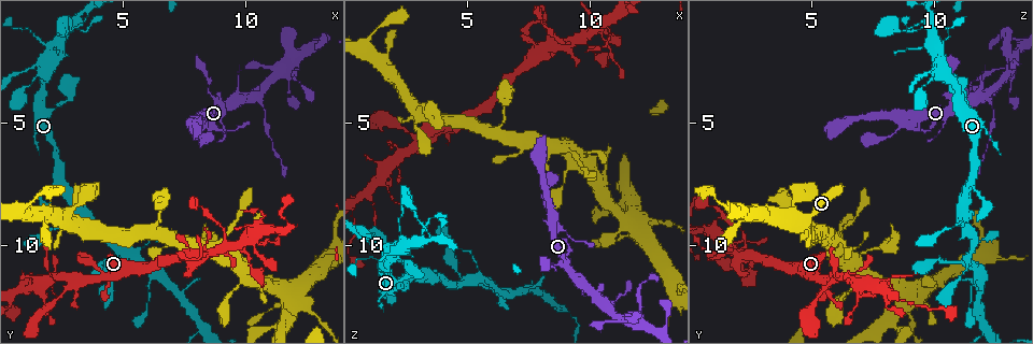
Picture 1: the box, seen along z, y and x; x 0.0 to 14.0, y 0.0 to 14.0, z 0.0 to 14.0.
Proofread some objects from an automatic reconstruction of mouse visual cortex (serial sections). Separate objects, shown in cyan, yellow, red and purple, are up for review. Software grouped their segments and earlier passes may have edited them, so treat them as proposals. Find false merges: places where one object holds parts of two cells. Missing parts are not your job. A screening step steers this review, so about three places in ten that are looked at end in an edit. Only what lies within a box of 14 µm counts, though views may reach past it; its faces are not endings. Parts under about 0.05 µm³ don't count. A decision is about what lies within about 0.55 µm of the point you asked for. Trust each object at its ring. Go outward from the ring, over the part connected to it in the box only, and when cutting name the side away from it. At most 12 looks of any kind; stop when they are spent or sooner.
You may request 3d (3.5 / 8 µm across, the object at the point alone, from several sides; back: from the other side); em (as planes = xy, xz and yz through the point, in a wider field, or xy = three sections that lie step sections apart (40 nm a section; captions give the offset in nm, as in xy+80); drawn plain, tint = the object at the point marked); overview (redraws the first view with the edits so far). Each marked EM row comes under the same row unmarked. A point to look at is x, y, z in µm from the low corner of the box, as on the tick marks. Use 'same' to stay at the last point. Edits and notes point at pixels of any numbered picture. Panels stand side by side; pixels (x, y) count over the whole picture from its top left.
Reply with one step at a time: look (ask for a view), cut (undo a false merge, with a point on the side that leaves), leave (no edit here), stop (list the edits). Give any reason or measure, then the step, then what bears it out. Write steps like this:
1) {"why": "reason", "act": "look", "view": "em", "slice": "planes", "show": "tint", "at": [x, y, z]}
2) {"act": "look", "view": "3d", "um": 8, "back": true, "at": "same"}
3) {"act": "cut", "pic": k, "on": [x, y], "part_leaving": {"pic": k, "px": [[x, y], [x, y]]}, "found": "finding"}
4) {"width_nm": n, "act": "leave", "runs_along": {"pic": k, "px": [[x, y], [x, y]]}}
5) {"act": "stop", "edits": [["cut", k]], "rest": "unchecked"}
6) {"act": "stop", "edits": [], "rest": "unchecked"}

{"why": "two arms in line, one across", "act": "look", "view": "3d", "um": 3.5, "at": [10.4, 3.9, 12.1]}

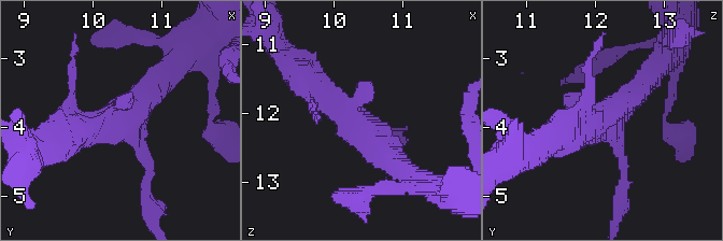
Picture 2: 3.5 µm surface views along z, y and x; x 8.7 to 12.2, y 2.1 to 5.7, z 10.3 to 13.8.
{"act": "look", "view": "em", "slice": "planes", "show": "tint", "at": [10.30, 3.90, 12.15]}

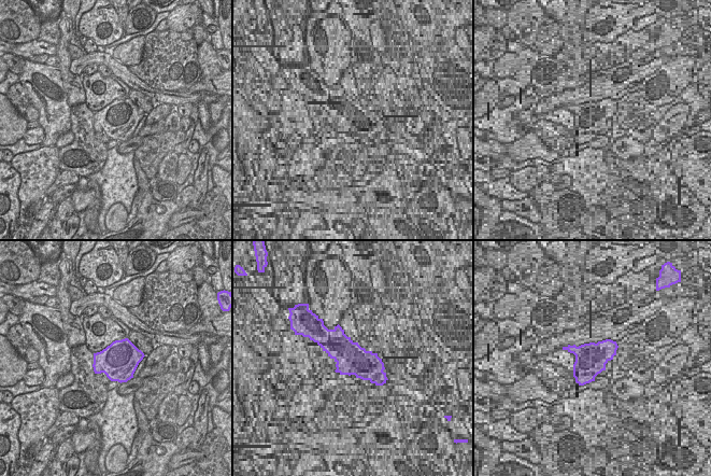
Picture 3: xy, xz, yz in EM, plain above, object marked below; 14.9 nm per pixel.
{"act": "leave", "runs_along": {"pic": 2, "px": [[305, 79], [400, 167]]}, "found": "continuous, no second cell"}

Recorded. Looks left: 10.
{"why": "four or more arms meet", "act": "look", "view": "3d", "um": 3.5, "at": [11.8, 12.0, 9.2]}

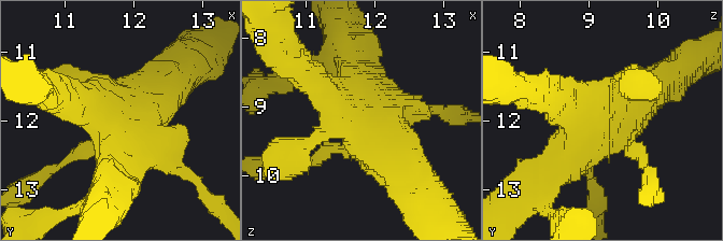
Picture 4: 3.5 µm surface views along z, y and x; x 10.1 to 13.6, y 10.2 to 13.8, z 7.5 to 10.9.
{"act": "leave", "runs_along": {"pic": 4, "px": [[300, 69], [383, 138], [402, 162]]}, "found": "continuous, no second cell"}

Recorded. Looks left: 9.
{"why": "sharp bend", "act": "look", "view": "3d", "um": 8, "at": [8.0, 10.5, 2.2]}

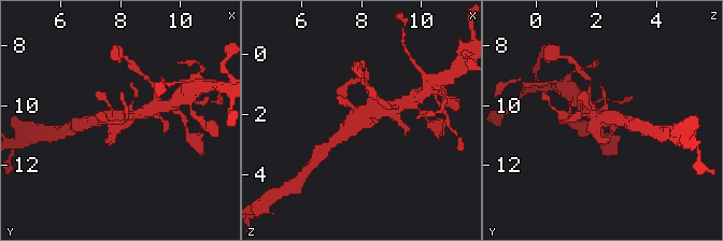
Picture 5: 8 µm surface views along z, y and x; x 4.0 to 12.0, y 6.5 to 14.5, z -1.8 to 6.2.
{"act": "look", "view": "em", "slice": "xy", "step": 5, "show": "tint", "at": [8.0, 10.4, 2.2]}

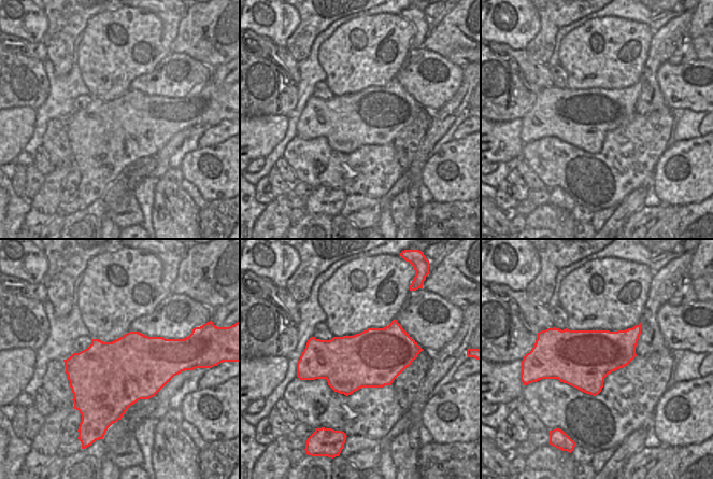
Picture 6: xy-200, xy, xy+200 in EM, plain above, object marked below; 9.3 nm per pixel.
{"width_nm": 550, "act": "leave", "runs_along": {"pic": 5, "px": [[336, 139], [365, 118], [390, 109]]}, "found": "one cell here"}

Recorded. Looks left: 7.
{"why": "abrupt turn", "act": "look", "view": "3d", "um": 8, "back": true, "at": [1.5, 11.6, 7.1]}

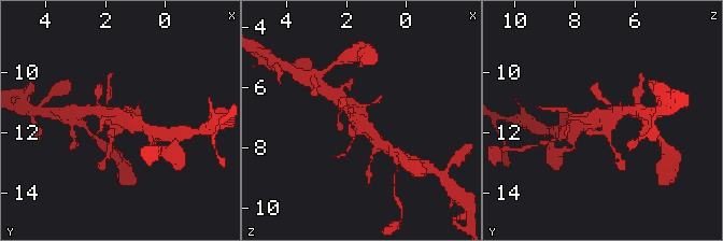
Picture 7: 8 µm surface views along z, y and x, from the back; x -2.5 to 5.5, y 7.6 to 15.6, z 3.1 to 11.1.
{"why": "now the EM", "act": "look", "view": "em", "slice": "xy", "step": 1, "show": "tint", "at": [1.5, 11.7, 7.2]}

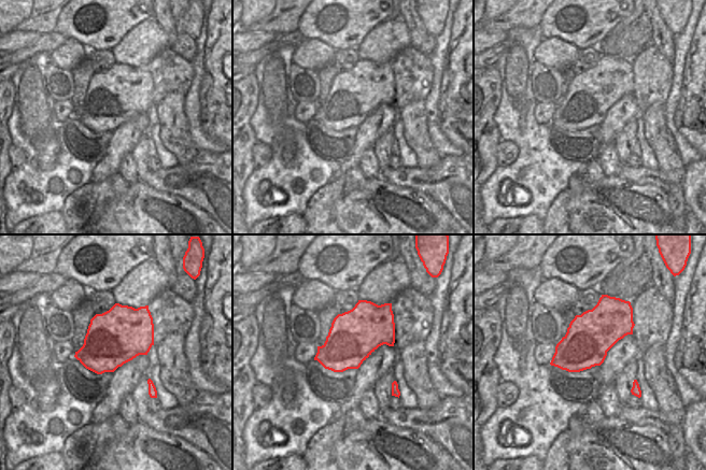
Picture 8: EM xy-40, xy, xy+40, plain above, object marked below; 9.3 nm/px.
{"act": "leave", "runs_along": {"pic": 7, "px": [[334, 97], [351, 109], [378, 139]]}, "found": "all the same cell"}

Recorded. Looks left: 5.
{"why": "sharp bend", "act": "look", "view": "3d", "um": 3.5, "at": [10.3, 9.6, 1.1]}

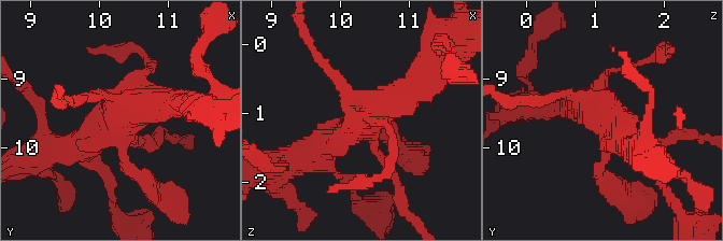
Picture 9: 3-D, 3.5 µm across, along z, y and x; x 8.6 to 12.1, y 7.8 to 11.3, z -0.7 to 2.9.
{"why": "now the EM", "act": "look", "view": "em", "slice": "xy", "step": 2, "show": "tint", "at": [10.25, 9.65, 1.15]}

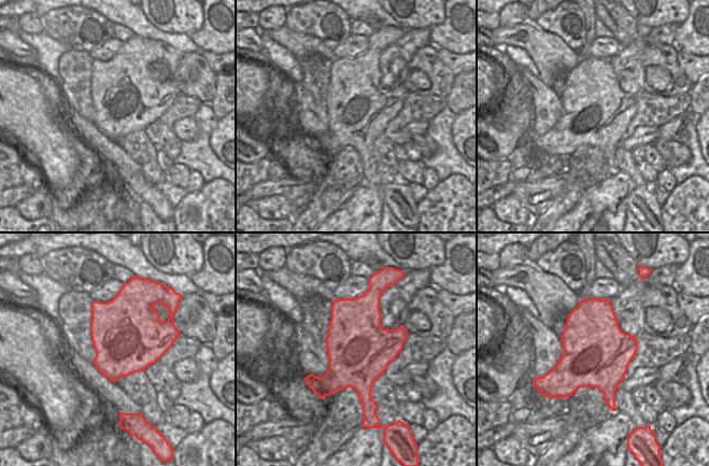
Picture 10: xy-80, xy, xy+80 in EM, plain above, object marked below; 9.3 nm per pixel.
{"act": "leave", "runs_along": {"pic": 9, "px": [[298, 153], [348, 133], [413, 84]]}, "found": "continuous, no second cell"}

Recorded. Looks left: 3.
{"act": "stop", "edits": [], "rest": "unchecked"}

